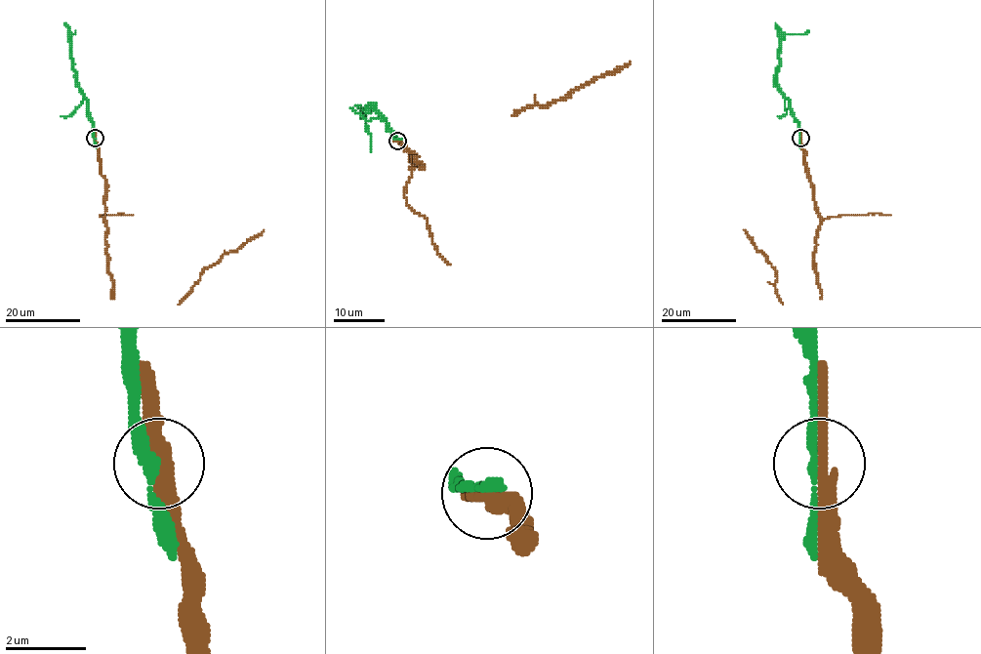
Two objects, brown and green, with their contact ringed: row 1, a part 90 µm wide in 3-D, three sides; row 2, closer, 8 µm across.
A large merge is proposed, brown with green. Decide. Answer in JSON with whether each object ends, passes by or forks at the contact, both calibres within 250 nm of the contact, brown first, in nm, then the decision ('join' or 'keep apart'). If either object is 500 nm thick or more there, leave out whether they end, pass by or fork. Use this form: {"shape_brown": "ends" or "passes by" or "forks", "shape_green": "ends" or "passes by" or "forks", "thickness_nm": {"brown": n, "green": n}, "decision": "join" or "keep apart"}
{"shape_brown": "passes by", "shape_green": "passes by", "thickness_nm": {"brown": 360, "green": 240}, "decision": "join"}

